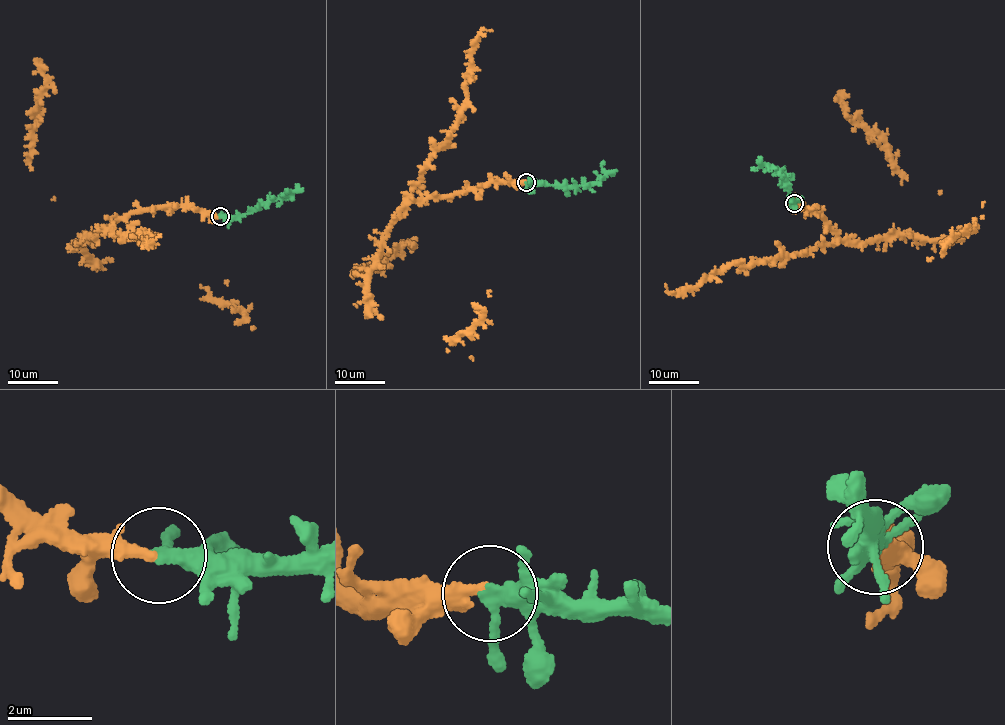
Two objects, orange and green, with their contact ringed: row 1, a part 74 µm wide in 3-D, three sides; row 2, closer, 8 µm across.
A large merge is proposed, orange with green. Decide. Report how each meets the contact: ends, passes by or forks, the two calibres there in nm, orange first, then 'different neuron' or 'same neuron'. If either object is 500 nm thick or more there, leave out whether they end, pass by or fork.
orange ends; green passes by; calibres 280 and 320 nm; same neuron

